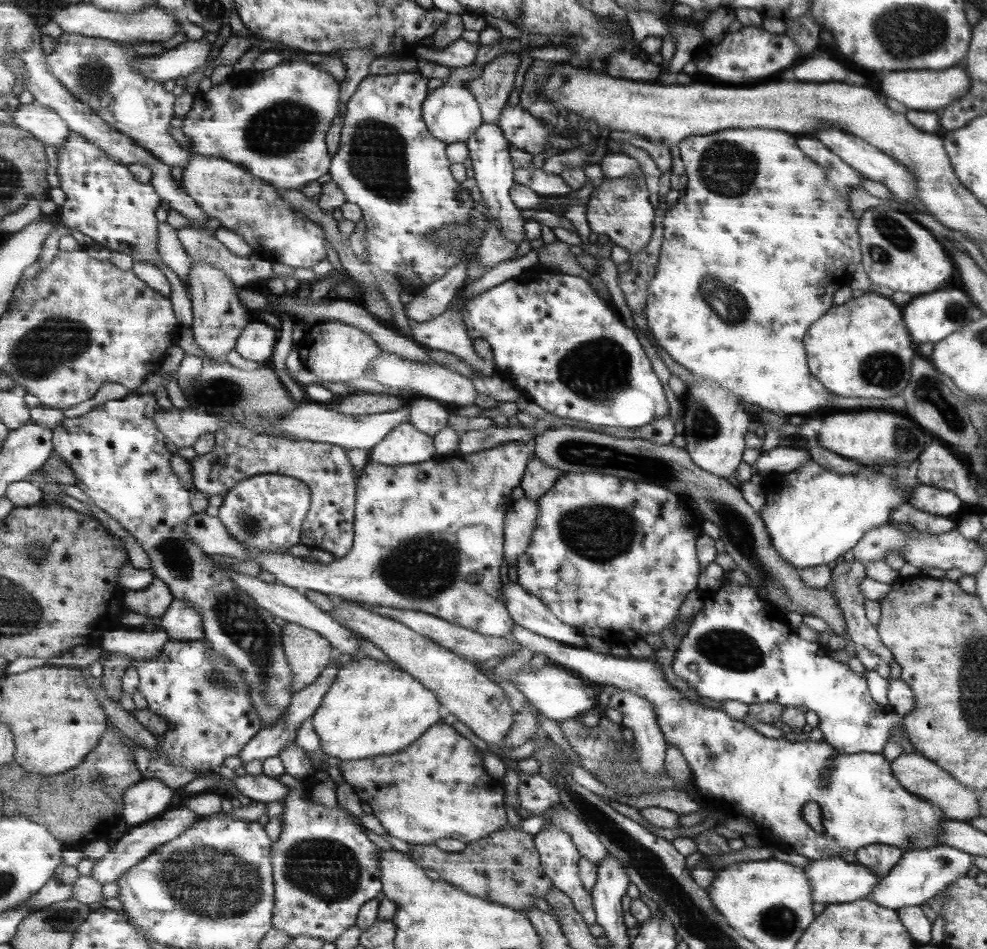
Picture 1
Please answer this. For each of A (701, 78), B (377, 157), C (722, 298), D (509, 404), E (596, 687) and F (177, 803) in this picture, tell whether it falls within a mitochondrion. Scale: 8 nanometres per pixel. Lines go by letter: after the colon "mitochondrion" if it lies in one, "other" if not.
A: other
B: mitochondrion
C: mitochondrion
D: other
E: other
F: other

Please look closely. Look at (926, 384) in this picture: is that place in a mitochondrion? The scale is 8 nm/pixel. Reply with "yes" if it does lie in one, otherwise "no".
yes

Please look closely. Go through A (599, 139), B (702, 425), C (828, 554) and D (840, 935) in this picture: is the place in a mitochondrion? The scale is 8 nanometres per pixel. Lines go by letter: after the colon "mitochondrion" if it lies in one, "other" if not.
A: other
B: mitochondrion
C: other
D: other

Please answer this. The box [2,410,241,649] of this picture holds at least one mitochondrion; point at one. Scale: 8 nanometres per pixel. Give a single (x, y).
(175, 553)

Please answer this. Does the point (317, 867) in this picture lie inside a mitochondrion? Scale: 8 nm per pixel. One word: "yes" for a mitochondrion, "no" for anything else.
yes

